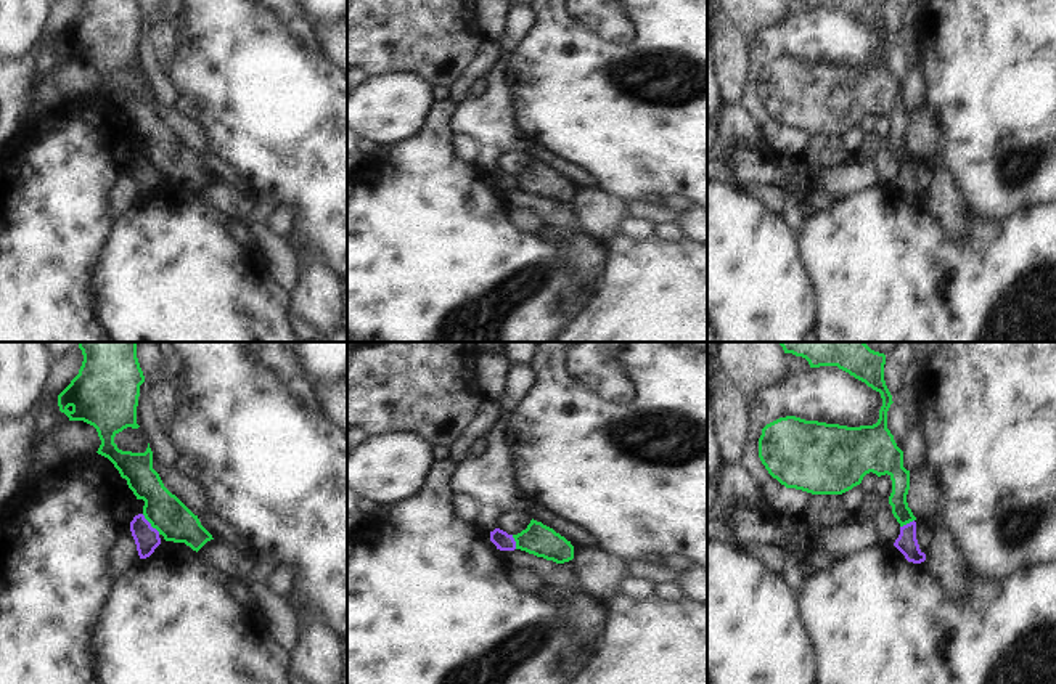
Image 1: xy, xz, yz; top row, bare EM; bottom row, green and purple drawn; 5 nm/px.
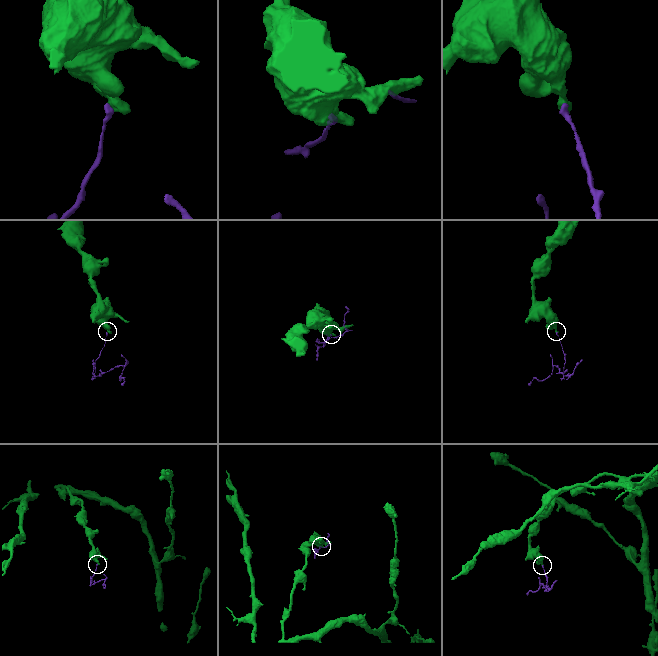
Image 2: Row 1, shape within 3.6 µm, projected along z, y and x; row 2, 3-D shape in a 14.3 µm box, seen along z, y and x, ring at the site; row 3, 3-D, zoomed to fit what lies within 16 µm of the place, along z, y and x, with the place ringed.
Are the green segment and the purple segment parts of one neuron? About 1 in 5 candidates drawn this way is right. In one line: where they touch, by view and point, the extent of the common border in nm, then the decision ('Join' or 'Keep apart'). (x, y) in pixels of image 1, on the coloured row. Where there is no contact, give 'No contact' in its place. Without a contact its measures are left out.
Touches green at xy (150, 522). Shared border 140 nm. Keep apart.

